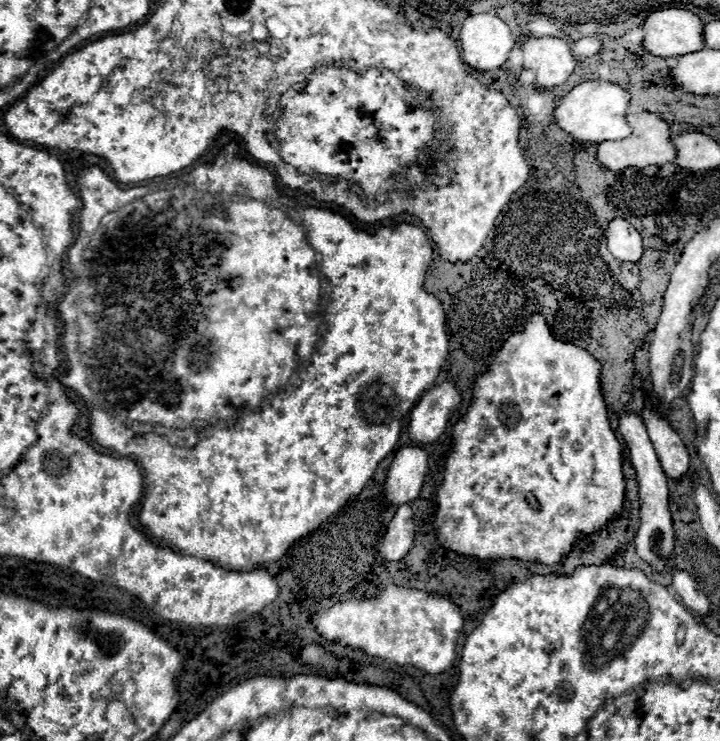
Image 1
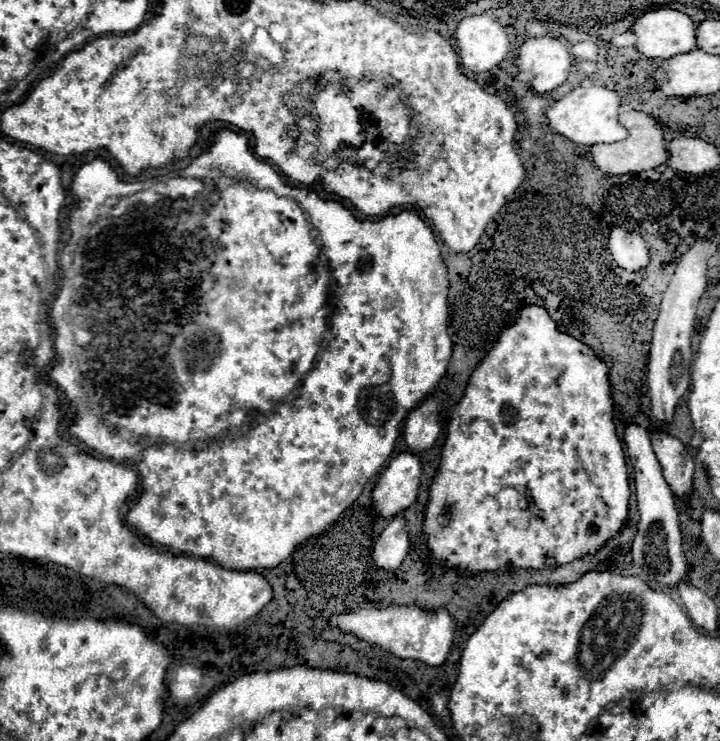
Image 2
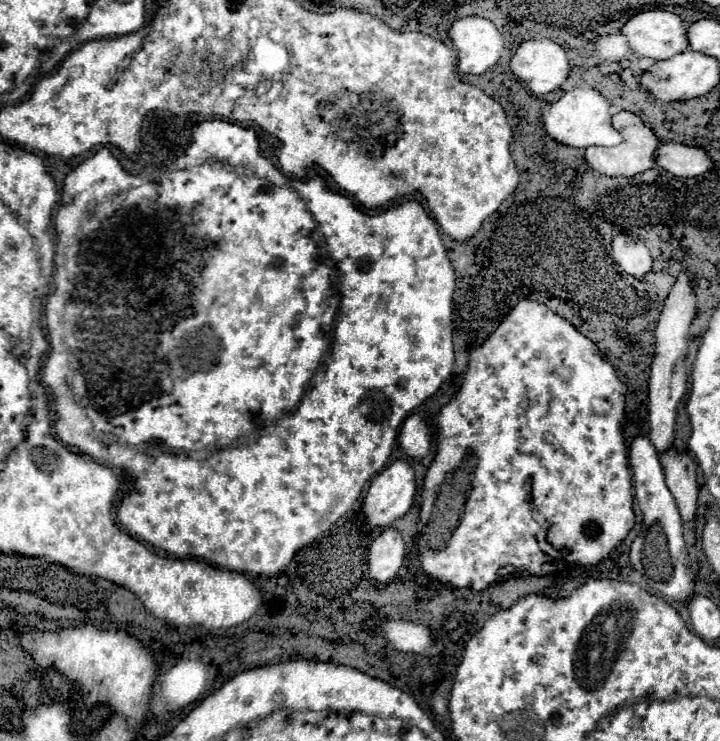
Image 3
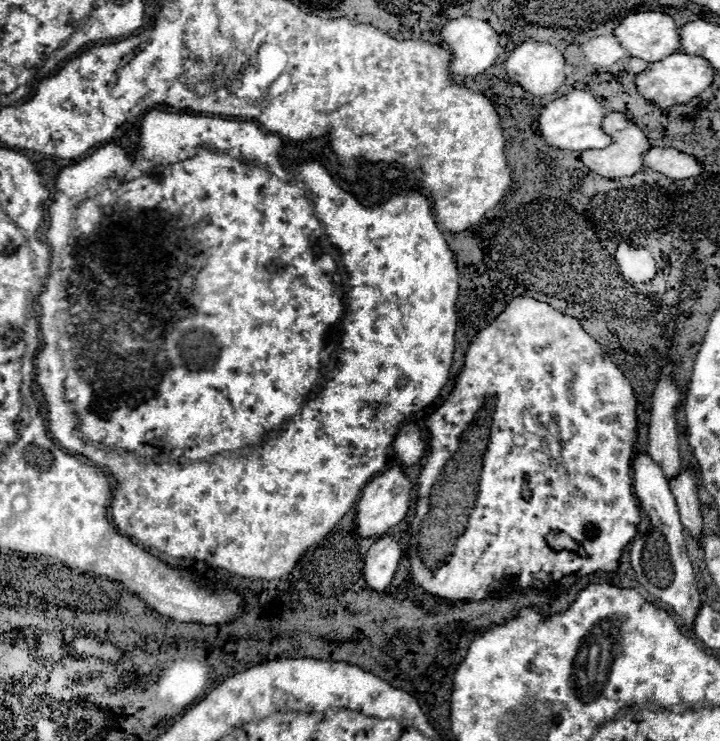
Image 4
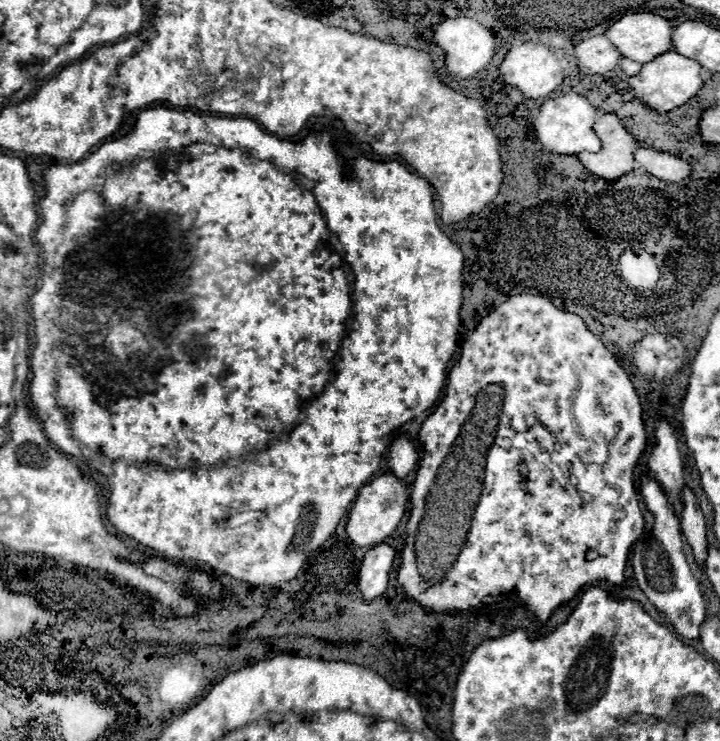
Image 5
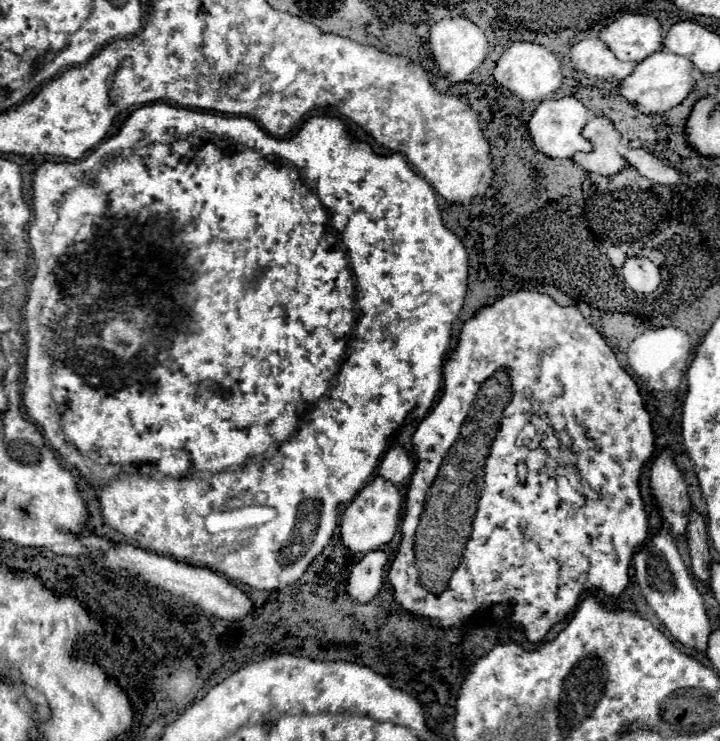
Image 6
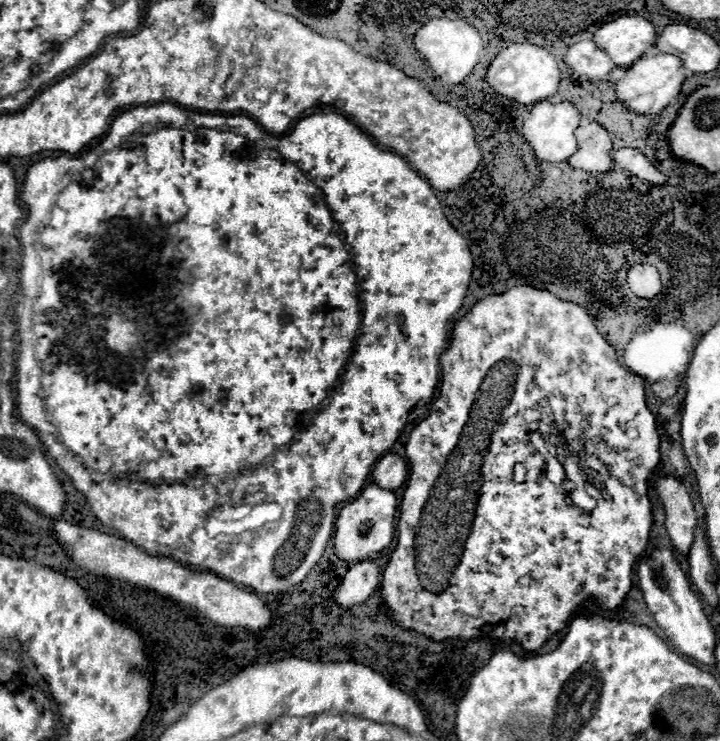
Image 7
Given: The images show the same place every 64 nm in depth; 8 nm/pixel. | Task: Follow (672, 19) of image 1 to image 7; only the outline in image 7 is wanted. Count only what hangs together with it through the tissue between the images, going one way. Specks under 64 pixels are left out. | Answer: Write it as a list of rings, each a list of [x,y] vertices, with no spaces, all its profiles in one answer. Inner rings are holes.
[[[620,16],[598,28],[592,40],[618,66],[634,64],[654,42],[654,26],[640,16]]]

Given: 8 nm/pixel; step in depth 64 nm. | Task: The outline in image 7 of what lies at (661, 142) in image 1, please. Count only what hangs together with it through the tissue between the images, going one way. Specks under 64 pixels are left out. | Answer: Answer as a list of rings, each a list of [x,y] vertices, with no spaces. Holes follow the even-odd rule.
[[[582,122],[576,128],[578,150],[566,162],[584,172],[612,170],[612,138],[596,122]]]

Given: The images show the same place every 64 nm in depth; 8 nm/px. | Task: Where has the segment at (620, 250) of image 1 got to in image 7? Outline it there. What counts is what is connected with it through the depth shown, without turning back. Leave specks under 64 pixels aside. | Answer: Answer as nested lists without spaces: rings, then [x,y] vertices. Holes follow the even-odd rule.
[[[634,264],[628,270],[628,286],[638,298],[652,300],[662,290],[660,274],[650,264]]]

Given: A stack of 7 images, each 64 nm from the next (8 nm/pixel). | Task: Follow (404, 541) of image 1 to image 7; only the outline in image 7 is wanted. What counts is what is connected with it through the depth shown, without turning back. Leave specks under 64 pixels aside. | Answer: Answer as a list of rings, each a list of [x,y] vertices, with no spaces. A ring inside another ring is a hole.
[[[364,560],[348,570],[342,584],[334,590],[332,598],[338,606],[348,610],[348,608],[368,600],[370,594],[378,588],[378,584],[380,584],[380,570],[378,570],[376,562]]]

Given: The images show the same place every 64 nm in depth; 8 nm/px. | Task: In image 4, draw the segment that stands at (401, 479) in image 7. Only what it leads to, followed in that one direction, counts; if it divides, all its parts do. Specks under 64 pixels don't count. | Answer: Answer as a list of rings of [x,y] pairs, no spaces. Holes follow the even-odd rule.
[[[412,422],[404,424],[400,428],[400,434],[396,434],[396,442],[392,442],[392,450],[394,450],[394,460],[402,470],[416,464],[426,452],[426,442],[422,438],[420,426]]]

